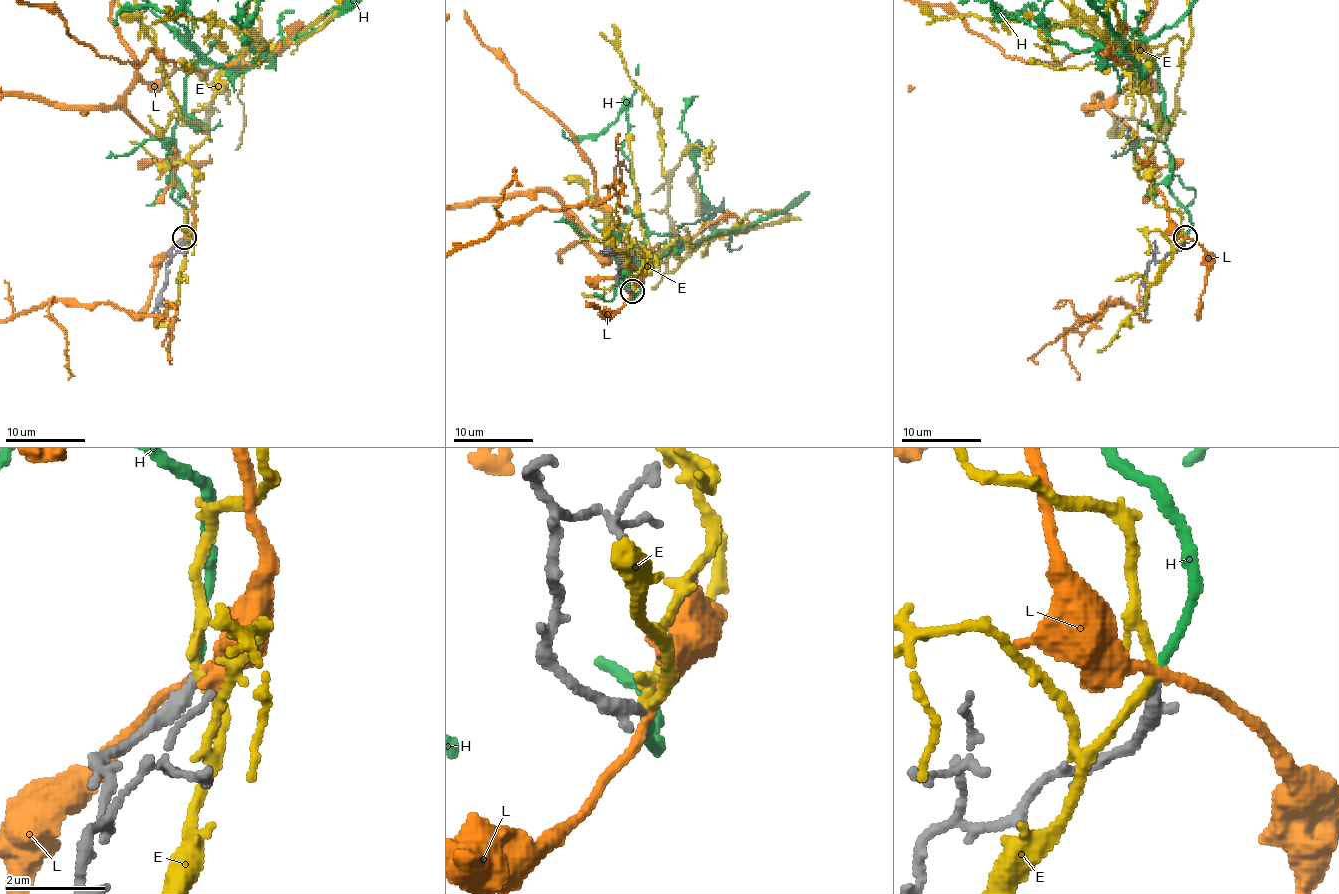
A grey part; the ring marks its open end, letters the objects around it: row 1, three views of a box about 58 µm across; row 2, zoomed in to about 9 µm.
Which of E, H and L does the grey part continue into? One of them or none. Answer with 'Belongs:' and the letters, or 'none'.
Belongs: H

